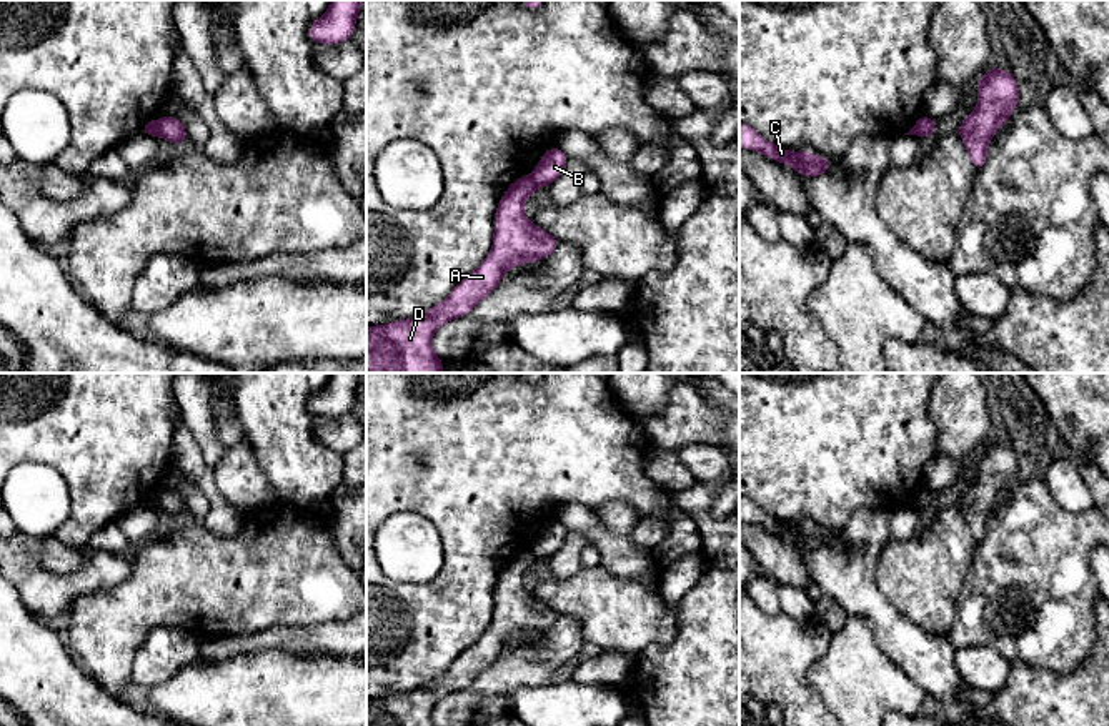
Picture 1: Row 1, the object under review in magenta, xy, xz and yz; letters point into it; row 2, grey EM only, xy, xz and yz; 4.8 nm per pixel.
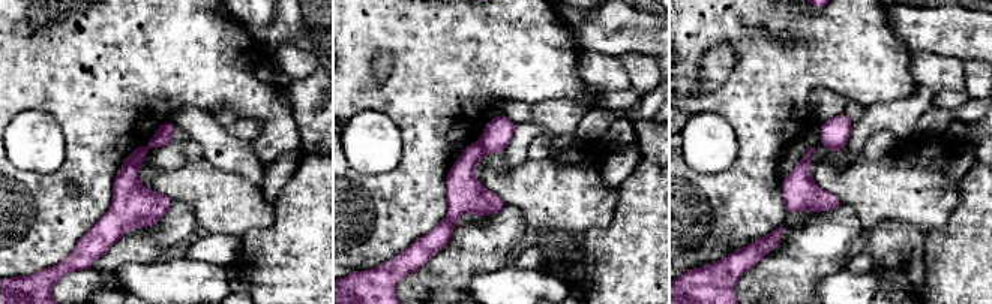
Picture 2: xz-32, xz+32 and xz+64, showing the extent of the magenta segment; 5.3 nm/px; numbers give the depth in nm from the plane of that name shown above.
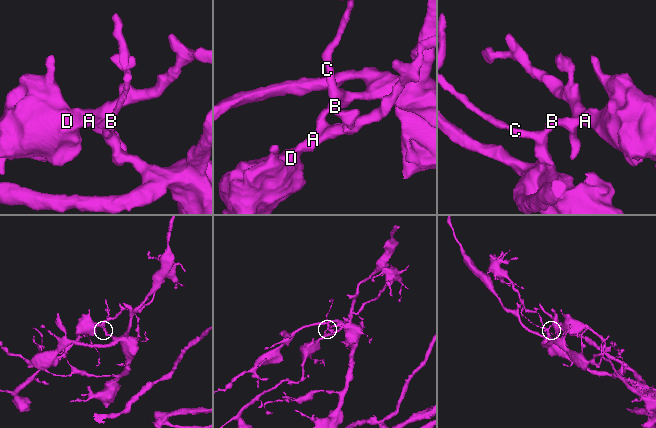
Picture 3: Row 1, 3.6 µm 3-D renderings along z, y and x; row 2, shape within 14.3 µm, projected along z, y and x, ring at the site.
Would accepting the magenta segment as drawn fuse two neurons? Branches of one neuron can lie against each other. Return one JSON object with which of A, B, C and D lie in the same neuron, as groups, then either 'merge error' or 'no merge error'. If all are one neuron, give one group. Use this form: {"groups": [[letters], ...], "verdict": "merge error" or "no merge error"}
{"groups": [["A", "D"], ["B", "C"]], "verdict": "merge error"}

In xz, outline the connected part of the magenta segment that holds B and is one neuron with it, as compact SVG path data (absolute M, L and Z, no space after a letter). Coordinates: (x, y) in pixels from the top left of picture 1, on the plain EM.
M554 518L538 535L530 548L536 561L545 561L561 549L568 538L568 530Z

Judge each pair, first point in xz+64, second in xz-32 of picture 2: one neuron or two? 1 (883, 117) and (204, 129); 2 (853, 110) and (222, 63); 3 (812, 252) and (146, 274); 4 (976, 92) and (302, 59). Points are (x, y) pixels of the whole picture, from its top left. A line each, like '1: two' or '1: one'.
1: two
2: two
3: two
4: one

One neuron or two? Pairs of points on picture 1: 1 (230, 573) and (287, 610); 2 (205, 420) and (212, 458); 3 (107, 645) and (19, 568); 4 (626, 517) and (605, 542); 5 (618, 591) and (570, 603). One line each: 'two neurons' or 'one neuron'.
1: one neuron
2: one neuron
3: two neurons
4: two neurons
5: one neuron

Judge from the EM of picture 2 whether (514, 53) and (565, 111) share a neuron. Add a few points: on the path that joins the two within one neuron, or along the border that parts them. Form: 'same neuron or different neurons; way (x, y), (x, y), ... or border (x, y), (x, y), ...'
different neurons; border (587, 86), (583, 99), (551, 99), (532, 107)

